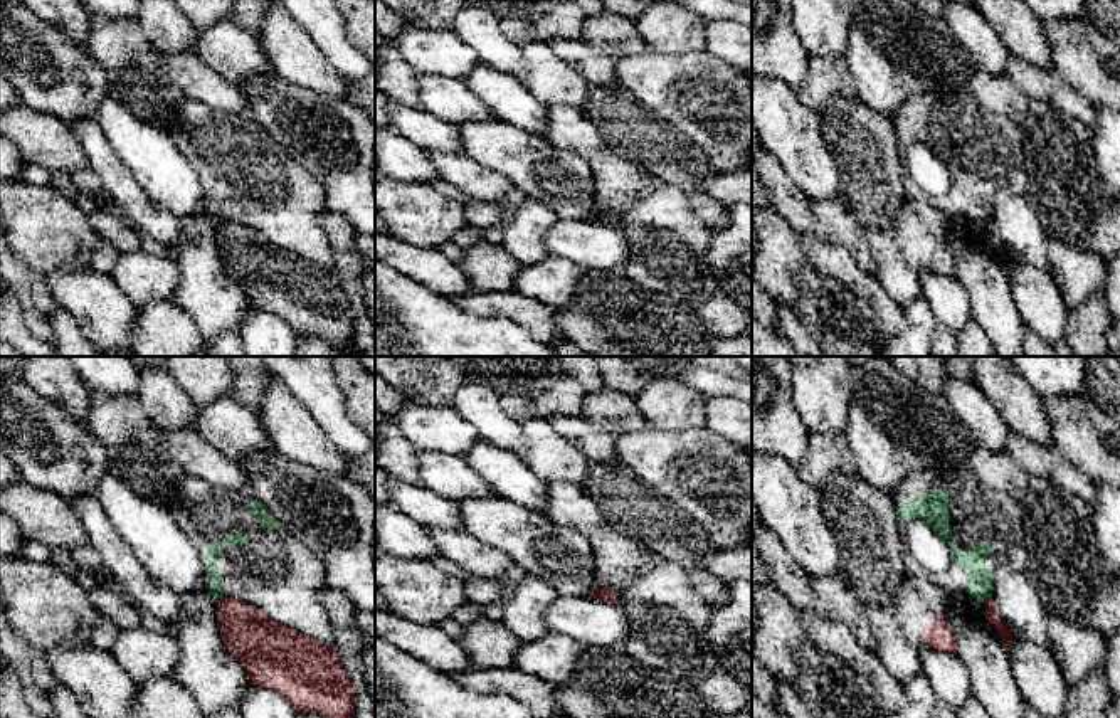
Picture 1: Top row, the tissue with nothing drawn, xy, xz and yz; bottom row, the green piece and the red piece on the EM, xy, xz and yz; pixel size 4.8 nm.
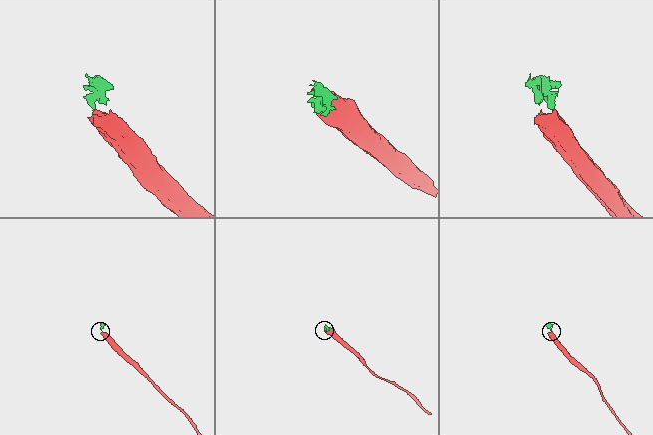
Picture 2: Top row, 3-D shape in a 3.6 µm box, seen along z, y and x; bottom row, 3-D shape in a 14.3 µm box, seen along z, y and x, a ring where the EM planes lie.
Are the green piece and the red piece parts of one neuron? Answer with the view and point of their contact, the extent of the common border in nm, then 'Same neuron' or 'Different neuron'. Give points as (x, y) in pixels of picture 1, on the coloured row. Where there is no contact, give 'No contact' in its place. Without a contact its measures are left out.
Touches green at xy (217, 596). Shared border 40 nm. Different neuron

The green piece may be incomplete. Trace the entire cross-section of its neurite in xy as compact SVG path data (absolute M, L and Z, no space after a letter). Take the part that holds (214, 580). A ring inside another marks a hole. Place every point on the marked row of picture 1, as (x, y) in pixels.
M188 474L166 509L202 558L215 599L222 597L215 552L227 545L242 545L261 528L281 525L251 493L217 488Z

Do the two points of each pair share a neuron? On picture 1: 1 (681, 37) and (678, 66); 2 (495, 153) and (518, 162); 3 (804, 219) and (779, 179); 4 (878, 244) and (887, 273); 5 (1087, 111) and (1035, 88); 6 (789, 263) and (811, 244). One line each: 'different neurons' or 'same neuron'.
1: different neurons
2: same neuron
3: same neuron
4: same neuron
5: same neuron
6: different neurons

